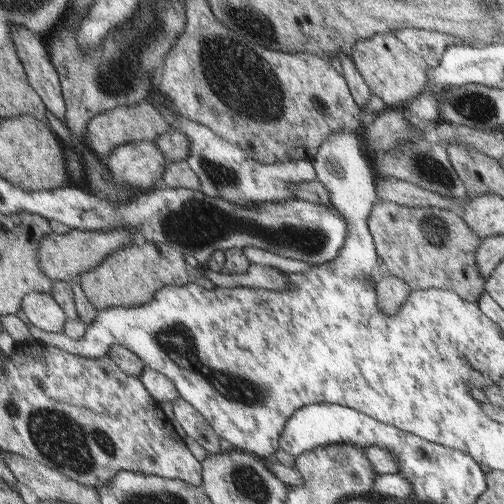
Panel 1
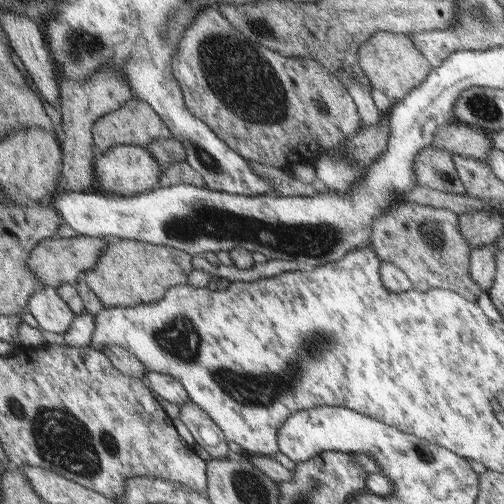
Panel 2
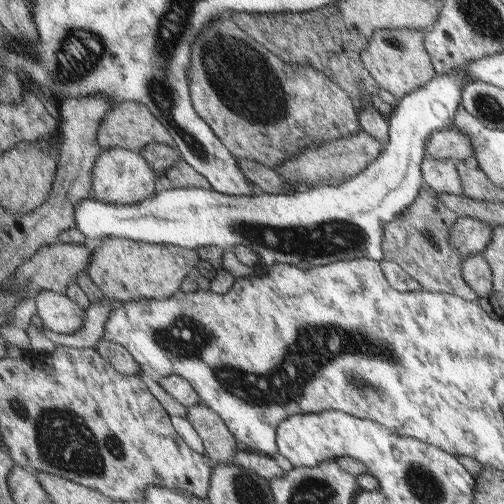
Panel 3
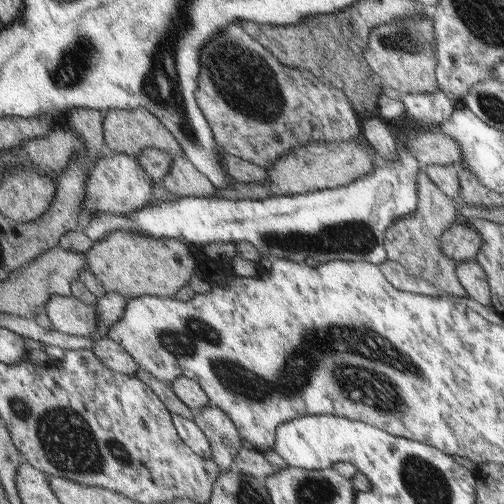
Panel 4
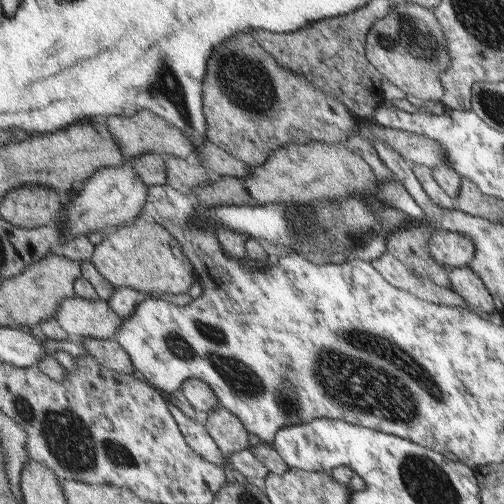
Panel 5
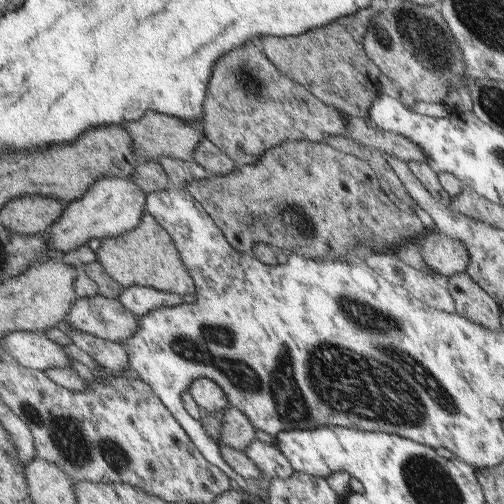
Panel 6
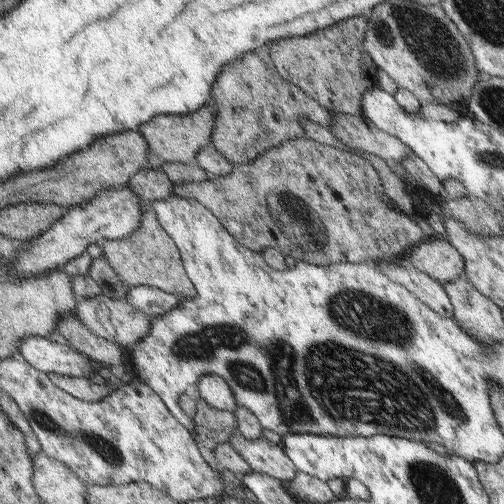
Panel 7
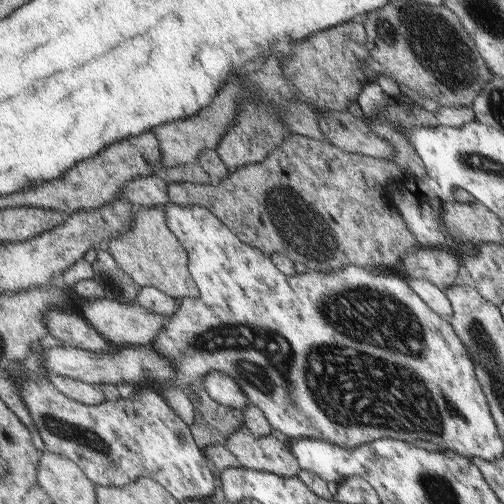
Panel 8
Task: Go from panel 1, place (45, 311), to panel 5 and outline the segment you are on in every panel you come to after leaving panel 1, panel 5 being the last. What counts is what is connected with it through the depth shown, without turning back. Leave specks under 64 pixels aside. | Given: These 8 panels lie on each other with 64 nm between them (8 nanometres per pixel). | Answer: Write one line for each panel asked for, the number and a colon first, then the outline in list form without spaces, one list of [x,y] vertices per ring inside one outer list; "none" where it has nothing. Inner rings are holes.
2: [[[45,286],[39,292],[35,292],[35,296],[31,296],[25,312],[33,316],[41,332],[51,332],[59,336],[63,336],[69,330],[69,324],[75,318],[71,308],[67,308],[67,304],[59,298],[57,290]]]
3: [[[43,290],[33,296],[35,300],[35,314],[41,320],[43,332],[55,334],[73,334],[83,324],[83,310],[69,300],[65,294]]]
4: [[[49,296],[45,306],[41,308],[49,318],[53,330],[63,332],[67,336],[85,338],[95,332],[95,306],[87,306],[77,298],[63,298],[63,296]]]
5: [[[67,298],[61,300],[59,308],[55,310],[53,320],[67,332],[69,340],[77,342],[77,340],[111,340],[115,336],[115,332],[119,332],[121,326],[121,318],[107,306],[105,300],[83,300],[83,298]]]

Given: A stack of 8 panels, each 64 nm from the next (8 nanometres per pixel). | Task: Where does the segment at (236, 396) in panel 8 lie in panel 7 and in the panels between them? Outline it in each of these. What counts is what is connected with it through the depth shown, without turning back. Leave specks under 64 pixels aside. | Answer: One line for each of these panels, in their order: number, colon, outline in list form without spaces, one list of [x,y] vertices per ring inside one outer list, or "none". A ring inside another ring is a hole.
7: [[[203,376],[197,386],[193,386],[191,390],[193,394],[197,394],[197,398],[201,398],[209,408],[219,410],[219,412],[233,412],[235,400],[227,388],[227,384],[223,384],[217,376]]]

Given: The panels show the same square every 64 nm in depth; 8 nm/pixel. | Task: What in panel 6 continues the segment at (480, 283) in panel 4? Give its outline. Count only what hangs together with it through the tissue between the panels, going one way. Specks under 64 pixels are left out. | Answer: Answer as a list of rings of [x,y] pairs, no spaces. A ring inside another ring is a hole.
[[[467,272],[449,274],[449,278],[445,278],[445,286],[455,300],[455,312],[461,312],[465,318],[471,318],[487,328],[501,328],[499,308]]]

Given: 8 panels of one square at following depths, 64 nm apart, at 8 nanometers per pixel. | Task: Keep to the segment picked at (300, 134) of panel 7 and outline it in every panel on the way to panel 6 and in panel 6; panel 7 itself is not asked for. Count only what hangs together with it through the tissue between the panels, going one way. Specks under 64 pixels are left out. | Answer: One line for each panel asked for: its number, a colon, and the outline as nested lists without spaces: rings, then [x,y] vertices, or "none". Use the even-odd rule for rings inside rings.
6: [[[251,42],[243,44],[237,50],[231,50],[219,58],[219,64],[215,64],[215,76],[211,76],[211,84],[207,84],[207,108],[203,108],[203,138],[211,142],[215,148],[219,148],[223,154],[227,154],[231,160],[237,160],[239,164],[259,164],[259,160],[265,156],[267,150],[277,148],[281,144],[293,142],[325,142],[335,136],[349,136],[347,128],[349,122],[343,114],[343,110],[319,102],[311,90],[307,90],[303,84],[299,84],[295,78],[289,78],[267,58],[257,46]]]

